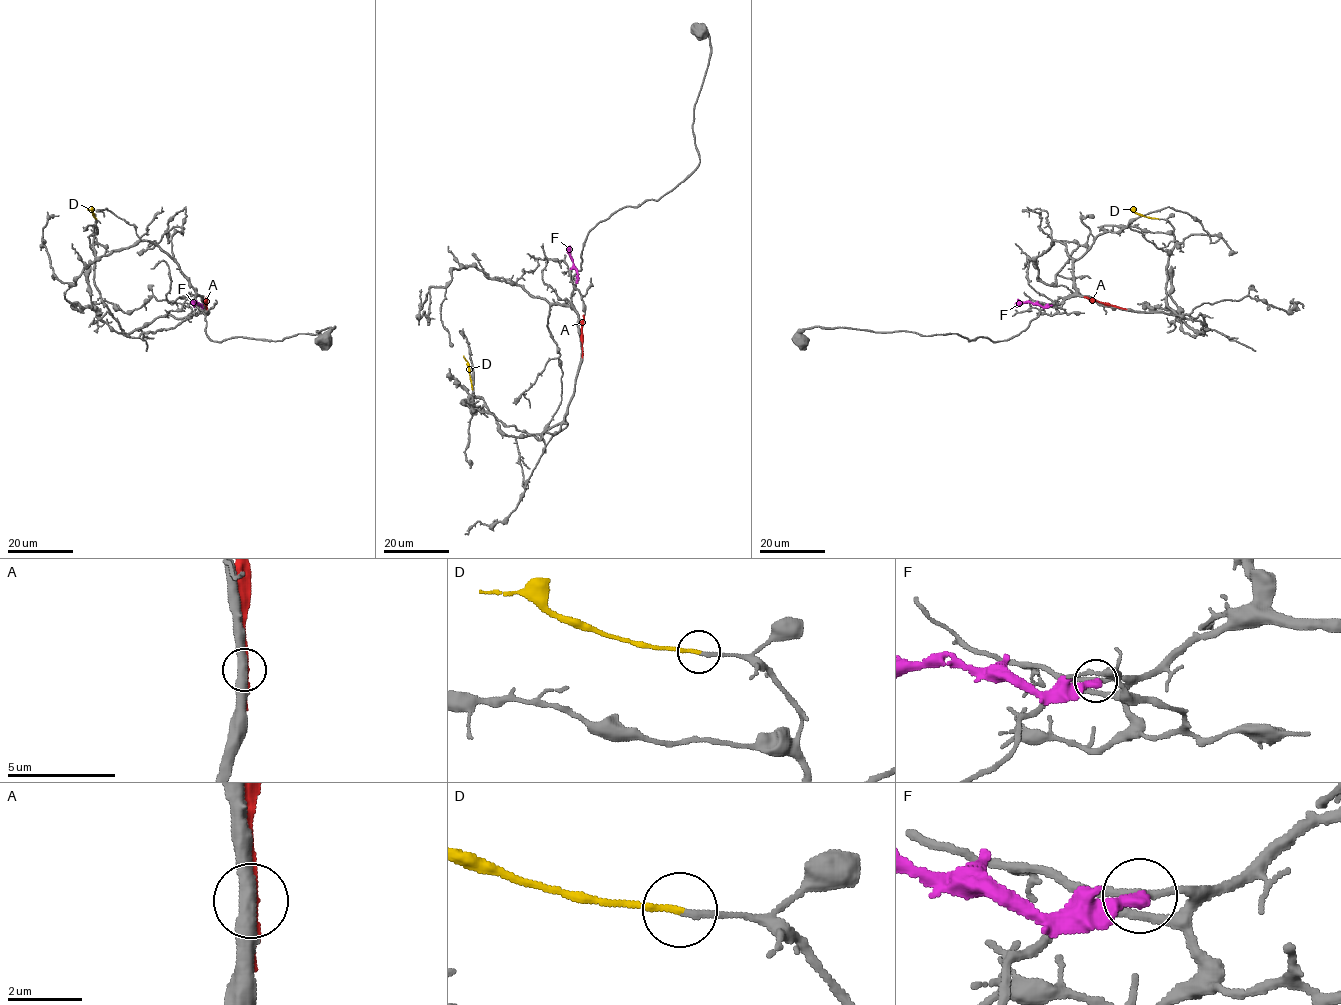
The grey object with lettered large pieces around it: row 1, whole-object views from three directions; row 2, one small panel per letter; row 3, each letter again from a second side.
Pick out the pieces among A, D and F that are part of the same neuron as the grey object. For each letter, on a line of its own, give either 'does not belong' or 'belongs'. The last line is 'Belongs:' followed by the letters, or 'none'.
A: does not belong
D: belongs
F: does not belong
Belongs: D

